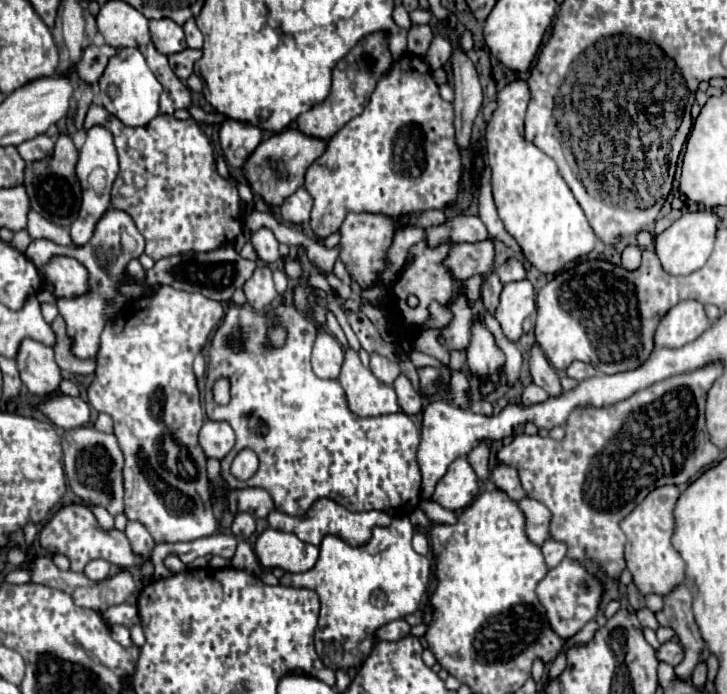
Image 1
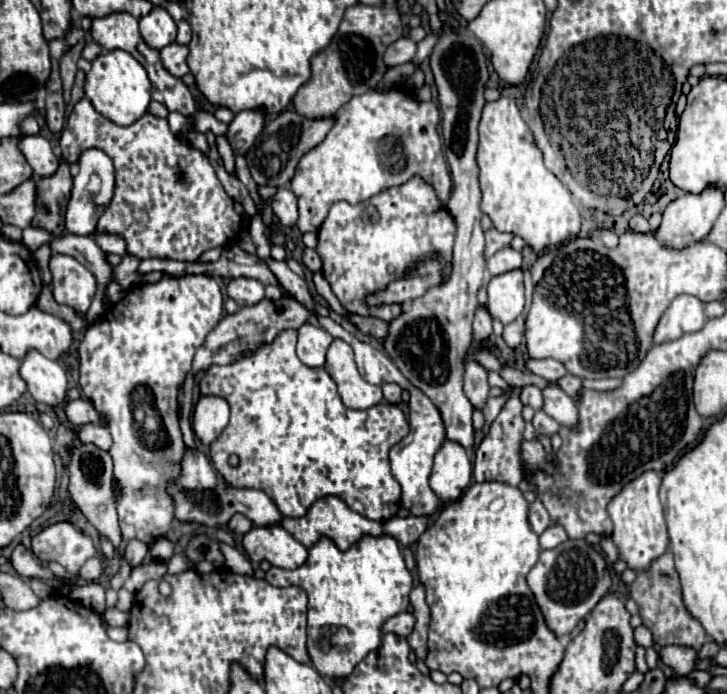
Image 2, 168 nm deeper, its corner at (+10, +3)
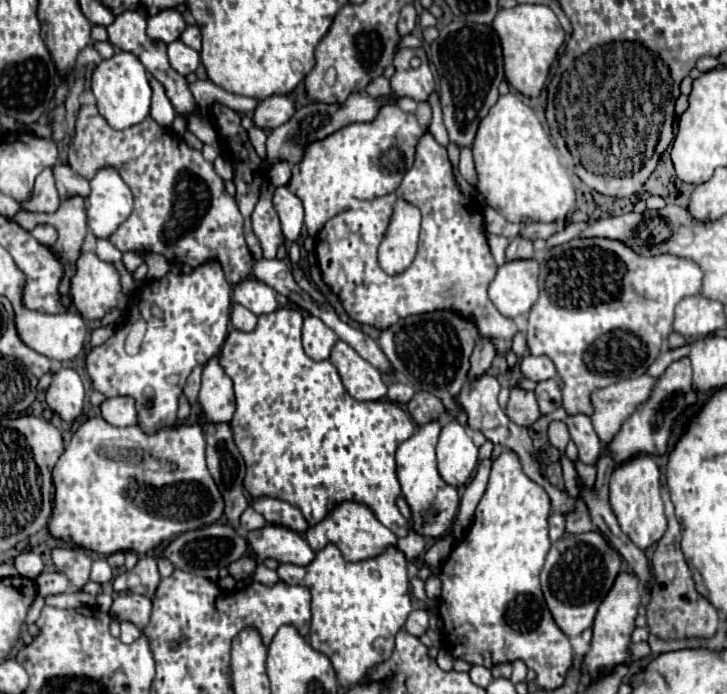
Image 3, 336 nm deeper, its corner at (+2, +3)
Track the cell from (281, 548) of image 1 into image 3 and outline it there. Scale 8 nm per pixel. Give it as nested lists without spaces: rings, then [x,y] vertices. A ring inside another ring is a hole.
[[[266,525],[262,529],[250,531],[248,543],[260,561],[272,557],[280,563],[308,565],[314,559],[314,551],[300,537],[300,533],[280,525]]]

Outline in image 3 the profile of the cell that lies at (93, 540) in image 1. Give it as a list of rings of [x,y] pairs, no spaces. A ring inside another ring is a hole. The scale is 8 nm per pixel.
[[[54,549],[52,559],[56,569],[68,577],[70,589],[82,589],[90,581],[92,557],[88,553],[80,549]]]

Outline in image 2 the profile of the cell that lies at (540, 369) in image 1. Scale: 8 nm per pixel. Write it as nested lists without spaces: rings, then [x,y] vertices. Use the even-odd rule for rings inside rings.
[[[550,383],[542,389],[544,395],[544,411],[554,417],[560,425],[574,427],[578,423],[578,409],[574,399],[570,399],[556,383]]]

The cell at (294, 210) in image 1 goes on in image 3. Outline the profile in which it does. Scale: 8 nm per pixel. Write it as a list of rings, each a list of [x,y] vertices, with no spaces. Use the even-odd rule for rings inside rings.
[[[278,187],[274,191],[274,209],[278,211],[280,223],[282,223],[282,231],[284,237],[288,241],[296,241],[304,223],[304,207],[302,201],[288,191],[288,187]]]

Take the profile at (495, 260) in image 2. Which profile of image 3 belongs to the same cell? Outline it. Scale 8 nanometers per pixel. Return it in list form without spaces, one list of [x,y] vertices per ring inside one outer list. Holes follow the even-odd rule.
[[[514,237],[506,249],[506,259],[512,261],[512,259],[530,259],[534,257],[534,247],[532,247],[532,241],[530,239],[524,239],[524,237]]]

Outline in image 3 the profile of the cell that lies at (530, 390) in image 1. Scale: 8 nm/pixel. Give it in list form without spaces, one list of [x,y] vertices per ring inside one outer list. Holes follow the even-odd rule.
[[[548,379],[548,381],[540,381],[536,385],[536,397],[538,397],[538,407],[540,413],[552,413],[554,409],[558,409],[562,405],[562,391],[560,391],[560,383],[558,379]]]

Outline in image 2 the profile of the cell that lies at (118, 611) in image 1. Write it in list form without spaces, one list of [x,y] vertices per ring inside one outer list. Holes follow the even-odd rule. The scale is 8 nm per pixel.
[[[116,607],[106,609],[106,611],[102,613],[102,617],[104,617],[104,621],[106,621],[110,627],[120,627],[120,625],[126,625],[126,623],[128,623],[128,613],[118,611]]]

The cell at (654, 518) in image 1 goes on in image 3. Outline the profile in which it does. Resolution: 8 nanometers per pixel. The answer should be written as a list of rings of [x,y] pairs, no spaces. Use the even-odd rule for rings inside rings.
[[[634,455],[632,459],[620,463],[610,477],[610,507],[618,519],[622,531],[632,539],[640,549],[648,549],[652,543],[658,543],[666,531],[664,503],[660,499],[660,471],[650,455]]]

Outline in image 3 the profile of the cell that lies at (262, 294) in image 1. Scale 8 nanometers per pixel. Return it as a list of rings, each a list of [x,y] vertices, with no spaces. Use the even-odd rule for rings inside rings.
[[[244,279],[238,285],[234,285],[232,299],[234,303],[240,303],[246,309],[250,309],[254,315],[272,313],[274,309],[278,309],[276,291],[258,279]]]

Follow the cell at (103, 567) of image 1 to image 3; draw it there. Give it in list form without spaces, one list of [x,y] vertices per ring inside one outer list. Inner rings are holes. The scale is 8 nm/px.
[[[100,557],[100,559],[96,559],[96,561],[92,563],[90,579],[92,579],[92,581],[96,581],[96,583],[100,583],[100,585],[104,585],[104,583],[108,583],[108,581],[112,581],[112,579],[114,579],[112,567],[106,563],[106,559],[104,559],[104,557]]]

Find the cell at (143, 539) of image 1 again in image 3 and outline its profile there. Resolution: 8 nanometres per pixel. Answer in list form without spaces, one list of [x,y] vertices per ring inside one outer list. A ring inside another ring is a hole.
[[[142,557],[132,571],[124,571],[122,577],[116,577],[112,581],[116,591],[132,591],[148,599],[154,599],[158,583],[160,583],[160,575],[156,561],[152,557]]]

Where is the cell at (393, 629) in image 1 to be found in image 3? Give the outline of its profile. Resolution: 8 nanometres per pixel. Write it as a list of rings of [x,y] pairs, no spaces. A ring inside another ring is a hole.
[[[414,609],[414,611],[408,615],[404,629],[406,629],[410,635],[420,637],[422,633],[426,633],[426,631],[428,631],[428,617],[430,617],[430,611]]]

